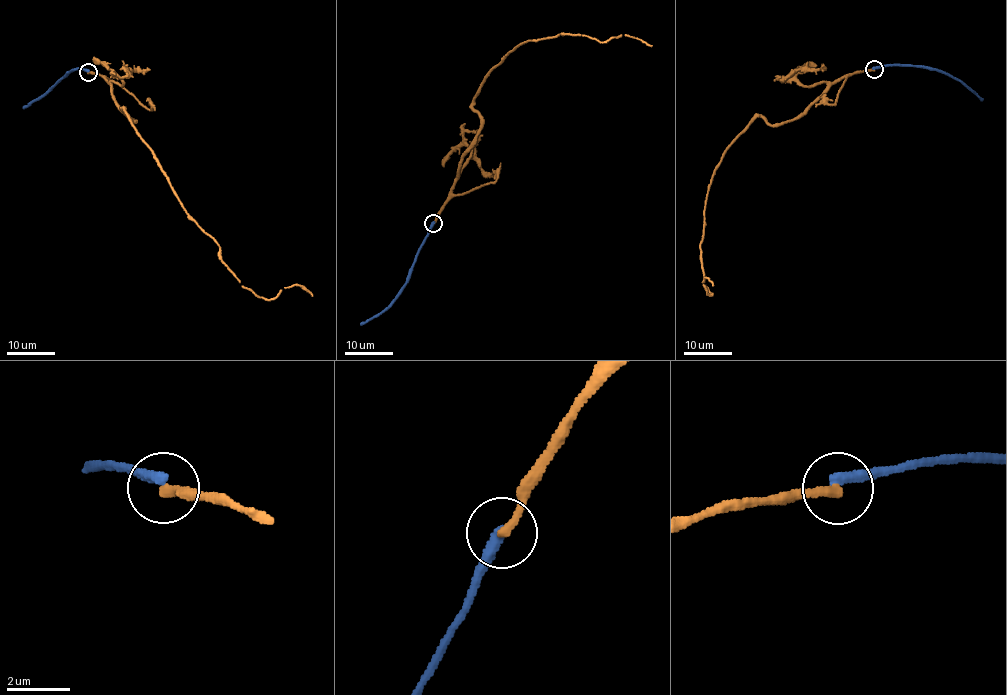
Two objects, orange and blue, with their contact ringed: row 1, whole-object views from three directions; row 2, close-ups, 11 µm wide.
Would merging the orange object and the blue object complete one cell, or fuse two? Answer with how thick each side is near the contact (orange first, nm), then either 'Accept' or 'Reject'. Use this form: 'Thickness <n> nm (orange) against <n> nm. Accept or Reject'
Thickness 300 nm (orange) against 380 nm. Reject

